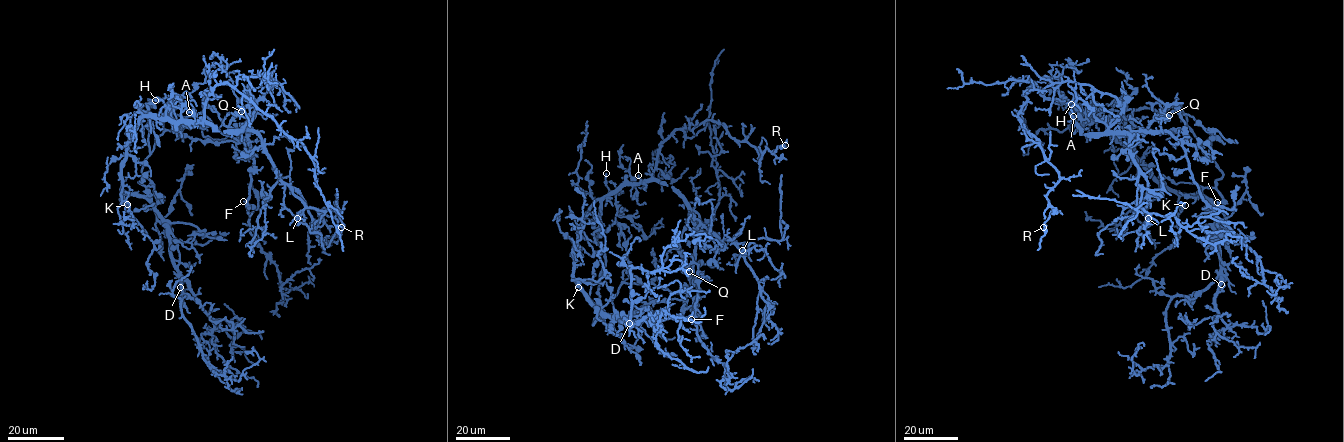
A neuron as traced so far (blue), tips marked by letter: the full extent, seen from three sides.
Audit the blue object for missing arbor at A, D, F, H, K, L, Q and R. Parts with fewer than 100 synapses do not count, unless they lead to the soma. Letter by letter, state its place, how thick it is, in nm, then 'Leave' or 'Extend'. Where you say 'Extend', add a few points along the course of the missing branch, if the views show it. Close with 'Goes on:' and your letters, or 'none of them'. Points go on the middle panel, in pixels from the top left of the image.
A: Place: (638, 175). Thickness 140 nm. Leave
D: Place: (629, 323). Thickness 550 nm. Leave
F: Place: (691, 319). Thickness 140 nm. Leave
H: Place: (606, 173). Thickness 180 nm. Leave
K: Place: (578, 287). Thickness 650 nm. Leave
L: Place: (742, 250). Thickness 460 nm. Leave
Q: Place: (689, 271). Thickness 240 nm. Leave
R: Place: (785, 145). Thickness 110 nm. Leave
Goes on: none of them

